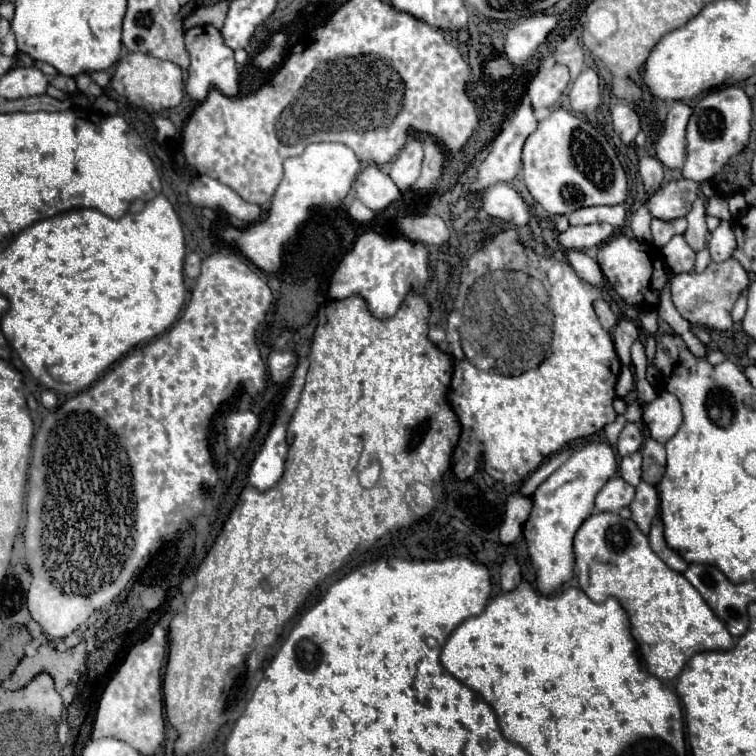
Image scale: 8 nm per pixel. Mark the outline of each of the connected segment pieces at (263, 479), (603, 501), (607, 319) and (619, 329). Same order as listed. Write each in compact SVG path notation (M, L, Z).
M277 419L249 467L249 483L259 491L271 489L283 475L287 451L287 425Z
M615 475L597 493L595 507L599 511L619 511L621 507L627 507L633 501L633 495L635 495L635 487L631 487L619 475Z
M603 299L595 301L595 303L593 303L593 307L595 307L595 313L597 313L597 317L599 317L599 321L601 321L603 329L607 329L607 331L609 331L609 329L617 323L617 317L613 315L613 311L609 309L609 305L607 305Z
M623 319L623 321L617 323L615 333L613 333L613 343L615 343L615 351L617 351L617 355L619 355L619 359L621 359L621 363L625 367L631 365L629 349L637 341L637 337L639 337L639 329L637 329L637 325L633 321Z

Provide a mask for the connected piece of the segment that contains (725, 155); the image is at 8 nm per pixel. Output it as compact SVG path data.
M723 87L707 93L695 107L687 125L687 161L681 175L693 181L707 181L723 169L723 165L743 151L751 133L751 103L741 87Z

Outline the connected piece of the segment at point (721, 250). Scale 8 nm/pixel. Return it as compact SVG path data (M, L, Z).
M723 221L715 231L713 231L713 237L709 241L709 251L711 251L711 259L721 263L725 259L731 257L735 249L735 235L733 235L733 229L731 229L731 223L729 221Z

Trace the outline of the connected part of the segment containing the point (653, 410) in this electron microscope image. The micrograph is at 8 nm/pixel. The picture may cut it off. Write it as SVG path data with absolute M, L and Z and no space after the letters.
M661 391L643 409L643 423L649 427L651 437L659 443L667 443L677 433L681 421L683 421L681 405L677 397L667 391Z

